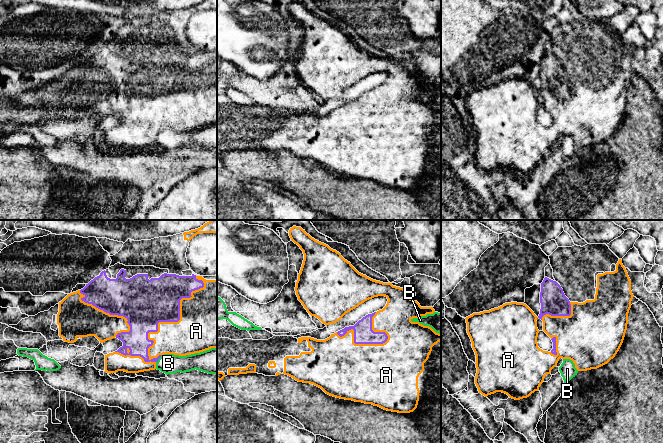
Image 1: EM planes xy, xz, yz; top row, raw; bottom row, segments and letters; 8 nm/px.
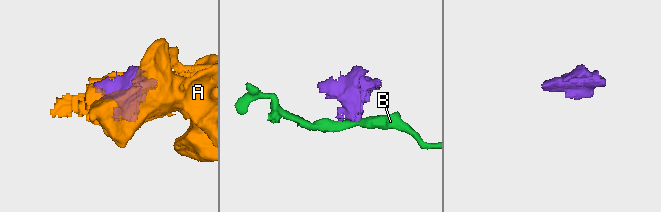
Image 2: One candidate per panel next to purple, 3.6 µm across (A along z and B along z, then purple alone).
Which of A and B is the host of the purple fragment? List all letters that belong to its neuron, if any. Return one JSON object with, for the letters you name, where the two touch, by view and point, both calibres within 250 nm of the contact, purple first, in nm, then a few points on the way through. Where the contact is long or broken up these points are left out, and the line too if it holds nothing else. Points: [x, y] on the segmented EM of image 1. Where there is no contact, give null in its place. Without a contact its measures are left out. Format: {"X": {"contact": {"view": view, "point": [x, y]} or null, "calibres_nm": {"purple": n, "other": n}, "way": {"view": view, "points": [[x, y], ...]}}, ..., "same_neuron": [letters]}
{"A": {"contact": {"view": "xy", "point": [157, 326]}, "calibres_nm": {"purple": 380, "other": 280}}, "same_neuron": ["A"]}

